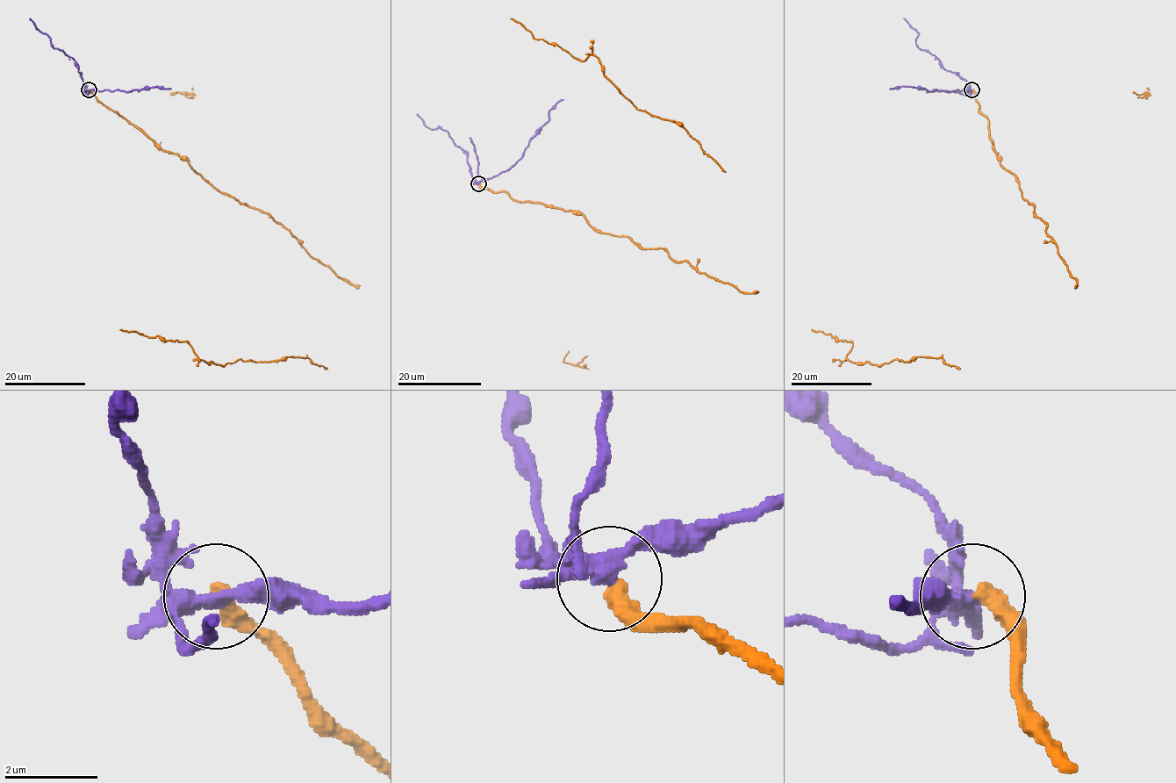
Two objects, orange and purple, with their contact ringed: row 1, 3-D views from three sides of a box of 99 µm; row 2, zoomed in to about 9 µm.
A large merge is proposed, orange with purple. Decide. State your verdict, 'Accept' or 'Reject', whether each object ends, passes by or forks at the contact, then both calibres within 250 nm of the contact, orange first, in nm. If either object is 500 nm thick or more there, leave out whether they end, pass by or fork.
Reject. At the ring orange ends. At the ring purple forks. Thickness 380 nm (orange) against 280 nm

